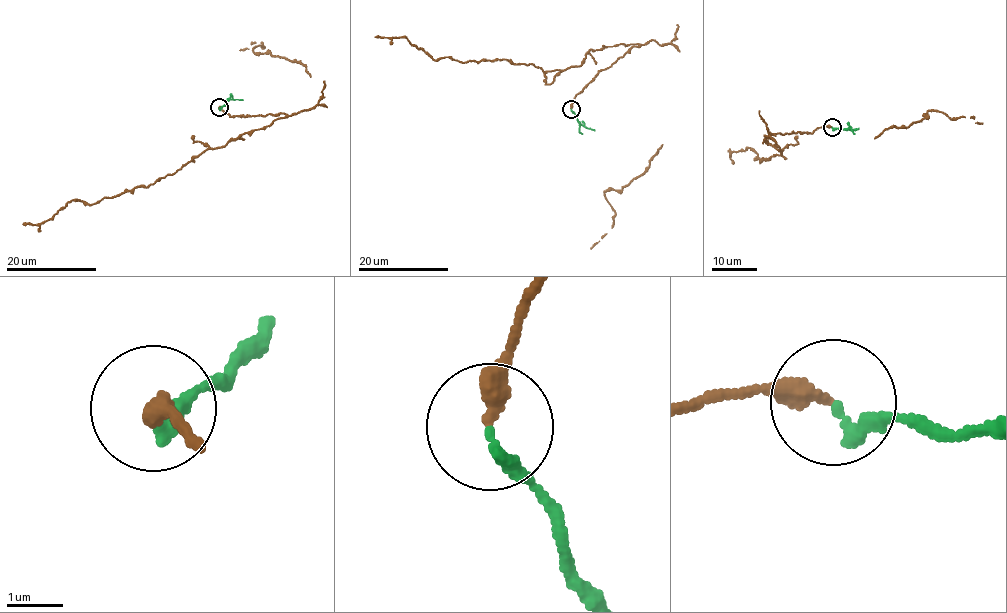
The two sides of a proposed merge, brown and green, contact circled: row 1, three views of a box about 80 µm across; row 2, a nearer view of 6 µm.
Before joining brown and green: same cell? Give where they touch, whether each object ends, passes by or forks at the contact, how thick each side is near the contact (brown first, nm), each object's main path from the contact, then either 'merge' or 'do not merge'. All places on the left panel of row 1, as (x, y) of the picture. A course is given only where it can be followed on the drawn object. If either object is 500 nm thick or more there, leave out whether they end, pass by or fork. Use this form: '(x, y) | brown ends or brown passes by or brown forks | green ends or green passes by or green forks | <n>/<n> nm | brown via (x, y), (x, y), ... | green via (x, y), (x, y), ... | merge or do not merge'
(219, 107) | brown ends | green ends | 320/240 nm | brown via (219, 108), (233, 117), (286, 116), (206, 149), (153, 184), (96, 203), (76, 199), (40, 224), (23, 223) | green via (219, 108), (229, 100), (243, 99) | merge

